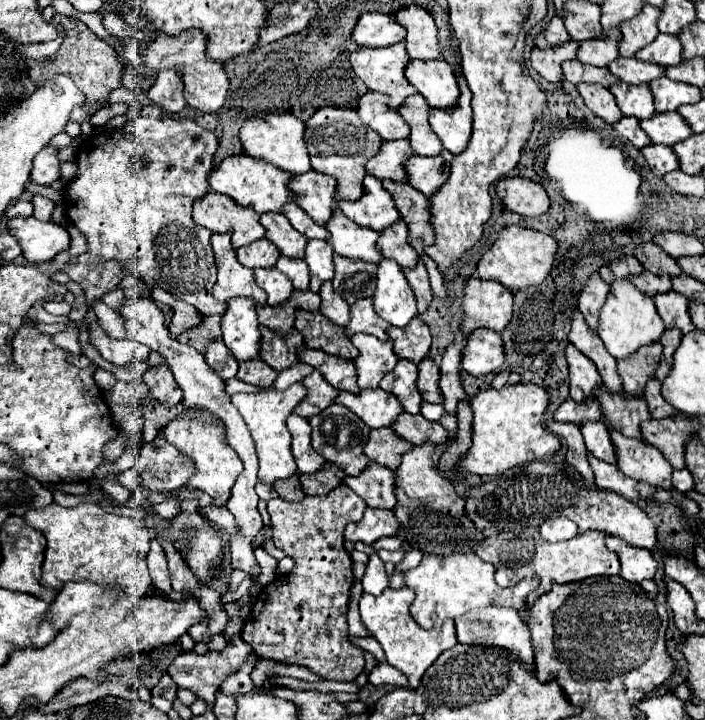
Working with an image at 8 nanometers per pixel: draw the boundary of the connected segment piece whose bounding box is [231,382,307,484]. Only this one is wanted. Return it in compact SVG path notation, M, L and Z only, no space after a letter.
M301 382L289 386L287 390L277 390L277 388L265 388L255 394L233 394L231 402L237 406L241 412L251 438L255 440L257 456L259 456L259 480L273 484L275 480L291 478L295 474L295 460L291 454L291 436L285 420L293 412L293 408L307 396L305 386Z

